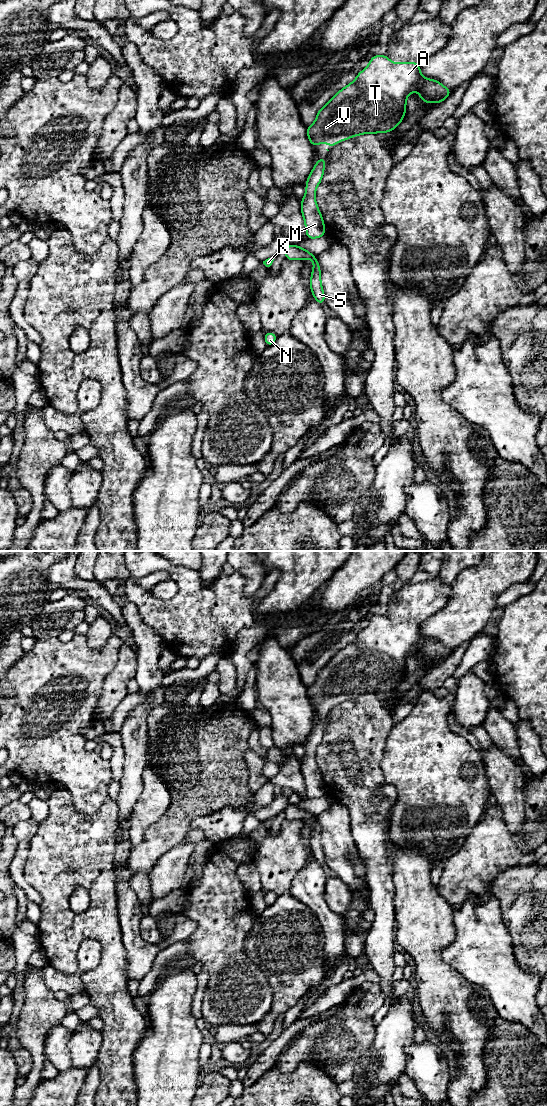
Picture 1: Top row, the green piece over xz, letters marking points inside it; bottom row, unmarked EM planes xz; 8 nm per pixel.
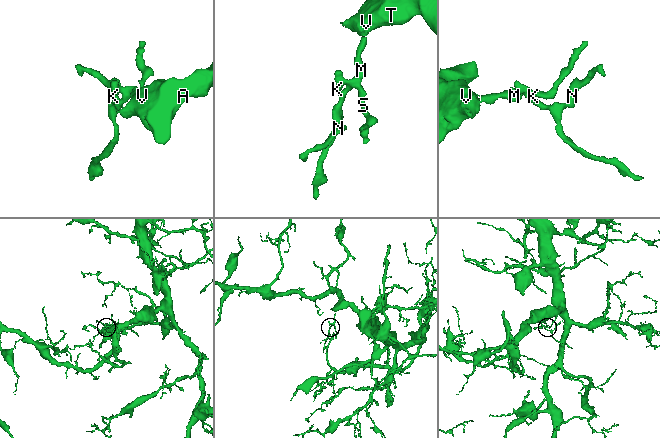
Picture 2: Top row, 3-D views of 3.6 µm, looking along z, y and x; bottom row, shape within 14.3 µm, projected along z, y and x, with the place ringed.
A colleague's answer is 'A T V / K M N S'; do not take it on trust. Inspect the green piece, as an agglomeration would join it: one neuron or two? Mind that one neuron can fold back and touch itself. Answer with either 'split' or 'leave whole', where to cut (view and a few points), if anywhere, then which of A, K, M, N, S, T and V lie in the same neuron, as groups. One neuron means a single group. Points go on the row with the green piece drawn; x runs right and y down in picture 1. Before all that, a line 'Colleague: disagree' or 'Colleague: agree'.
Colleague: disagree
leave whole | no cut | A K M N S T V

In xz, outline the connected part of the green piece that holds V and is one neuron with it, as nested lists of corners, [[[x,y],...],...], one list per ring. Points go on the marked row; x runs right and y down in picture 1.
[[[374,55],[368,66],[357,74],[353,82],[338,91],[318,112],[315,122],[306,127],[307,137],[315,148],[320,143],[334,147],[337,143],[366,133],[389,133],[404,119],[407,97],[412,91],[418,91],[420,99],[425,103],[443,102],[452,91],[435,79],[422,76],[420,64],[416,62],[394,63],[385,55]]]

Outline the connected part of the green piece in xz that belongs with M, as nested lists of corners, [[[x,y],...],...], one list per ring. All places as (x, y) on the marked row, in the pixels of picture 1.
[[[320,157],[306,180],[305,195],[301,201],[307,239],[317,239],[326,235],[325,224],[315,199],[318,185],[325,169],[326,157]]]

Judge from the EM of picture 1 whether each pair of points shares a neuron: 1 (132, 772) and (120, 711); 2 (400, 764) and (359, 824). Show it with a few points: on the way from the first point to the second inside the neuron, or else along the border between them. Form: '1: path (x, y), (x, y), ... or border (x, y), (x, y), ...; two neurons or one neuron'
1: border (137, 704), (128, 712), (118, 731); two neurons
2: border (381, 759), (383, 779), (395, 788), (393, 805); two neurons

